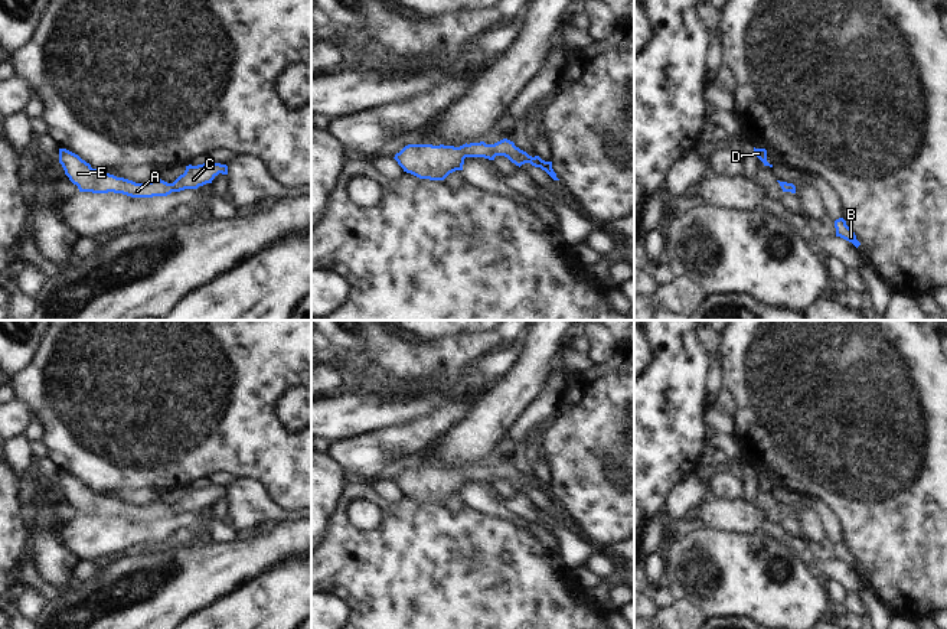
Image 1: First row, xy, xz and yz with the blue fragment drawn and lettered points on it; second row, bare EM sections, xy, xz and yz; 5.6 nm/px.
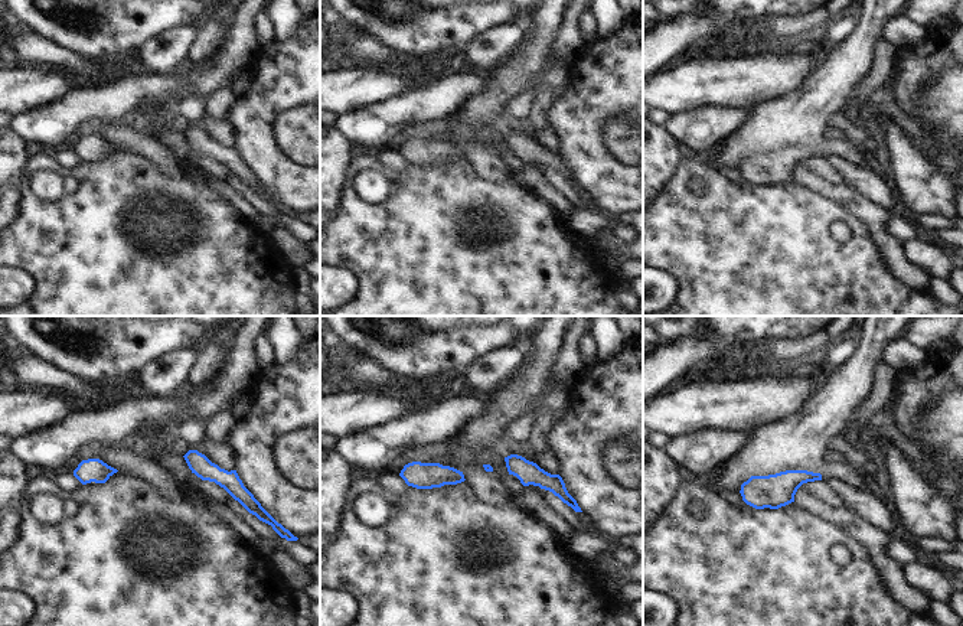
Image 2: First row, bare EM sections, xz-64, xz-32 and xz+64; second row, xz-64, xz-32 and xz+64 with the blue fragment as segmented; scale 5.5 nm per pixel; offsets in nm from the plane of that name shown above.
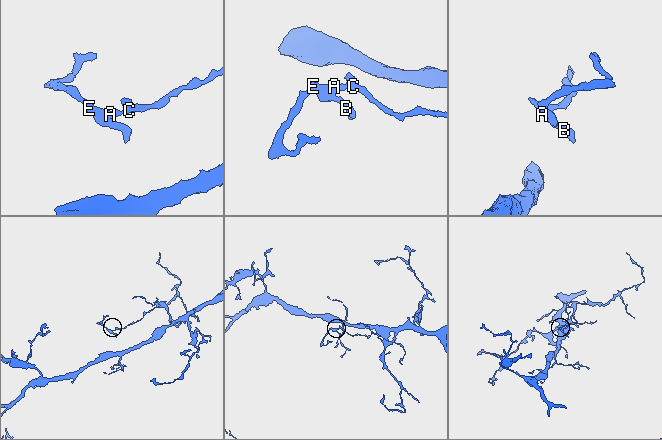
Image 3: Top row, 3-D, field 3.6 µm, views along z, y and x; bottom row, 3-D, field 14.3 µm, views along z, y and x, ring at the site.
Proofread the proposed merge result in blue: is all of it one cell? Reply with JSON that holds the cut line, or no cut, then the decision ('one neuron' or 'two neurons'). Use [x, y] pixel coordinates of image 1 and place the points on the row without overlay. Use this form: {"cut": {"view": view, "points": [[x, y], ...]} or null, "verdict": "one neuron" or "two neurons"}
{"cut": null, "verdict": "one neuron"}

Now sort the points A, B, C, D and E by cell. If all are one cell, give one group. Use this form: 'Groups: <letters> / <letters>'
Groups: A B C D E.

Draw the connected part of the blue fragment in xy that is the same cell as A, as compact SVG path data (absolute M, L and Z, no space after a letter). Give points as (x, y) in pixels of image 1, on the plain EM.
M59 472L59 486L62 488L69 503L78 509L79 515L114 515L131 521L167 519L172 515L197 512L199 509L212 506L219 496L228 498L226 488L209 485L197 489L186 489L184 496L180 498L173 506L167 506L161 502L154 502L147 506L135 506L107 495L92 492L89 486L66 472Z

